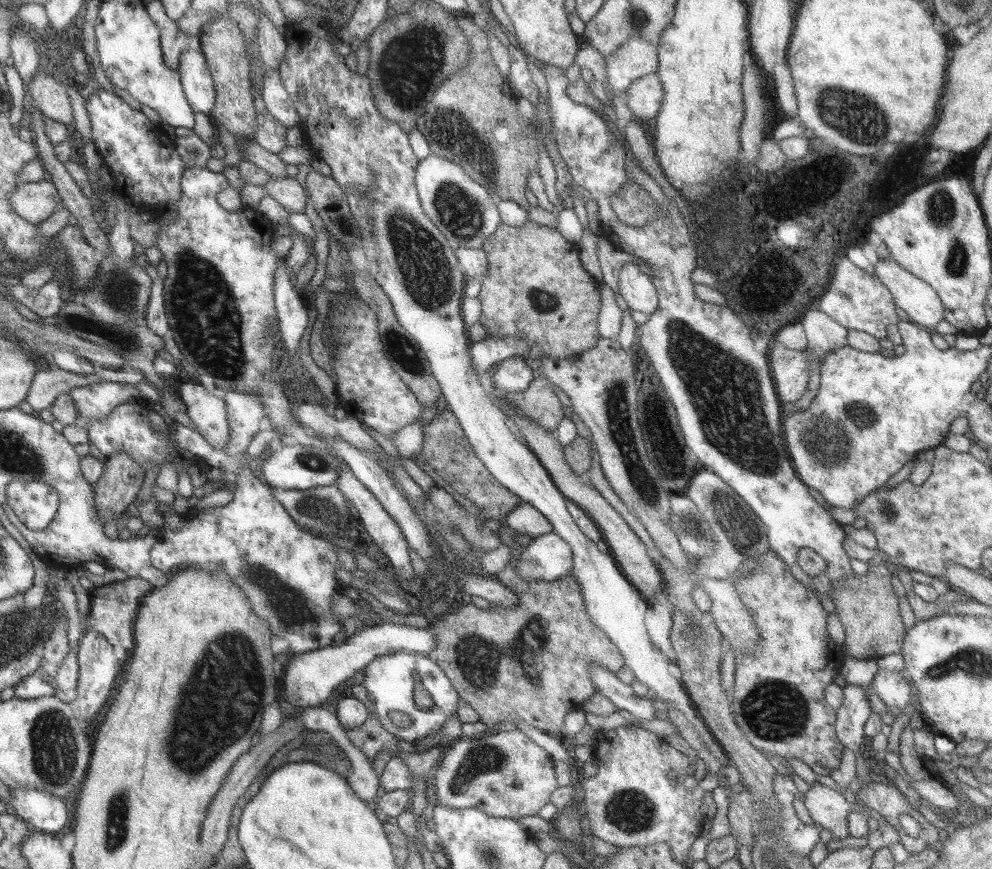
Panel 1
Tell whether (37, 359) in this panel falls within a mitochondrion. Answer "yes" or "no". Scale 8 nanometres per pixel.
no

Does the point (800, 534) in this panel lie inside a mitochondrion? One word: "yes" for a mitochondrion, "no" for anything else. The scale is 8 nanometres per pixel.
no

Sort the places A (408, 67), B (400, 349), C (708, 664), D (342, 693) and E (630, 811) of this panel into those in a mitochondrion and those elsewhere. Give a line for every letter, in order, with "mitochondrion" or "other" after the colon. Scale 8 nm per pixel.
A: mitochondrion
B: mitochondrion
C: mitochondrion
D: other
E: mitochondrion

